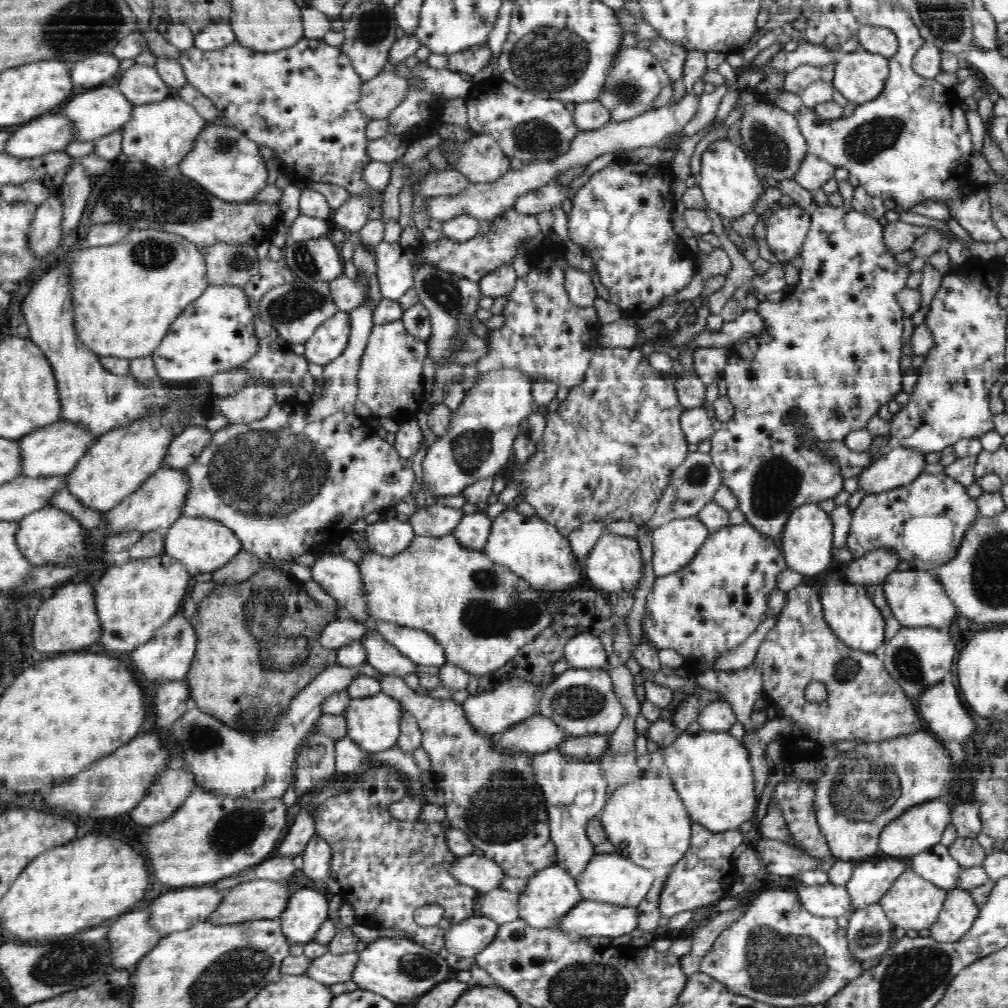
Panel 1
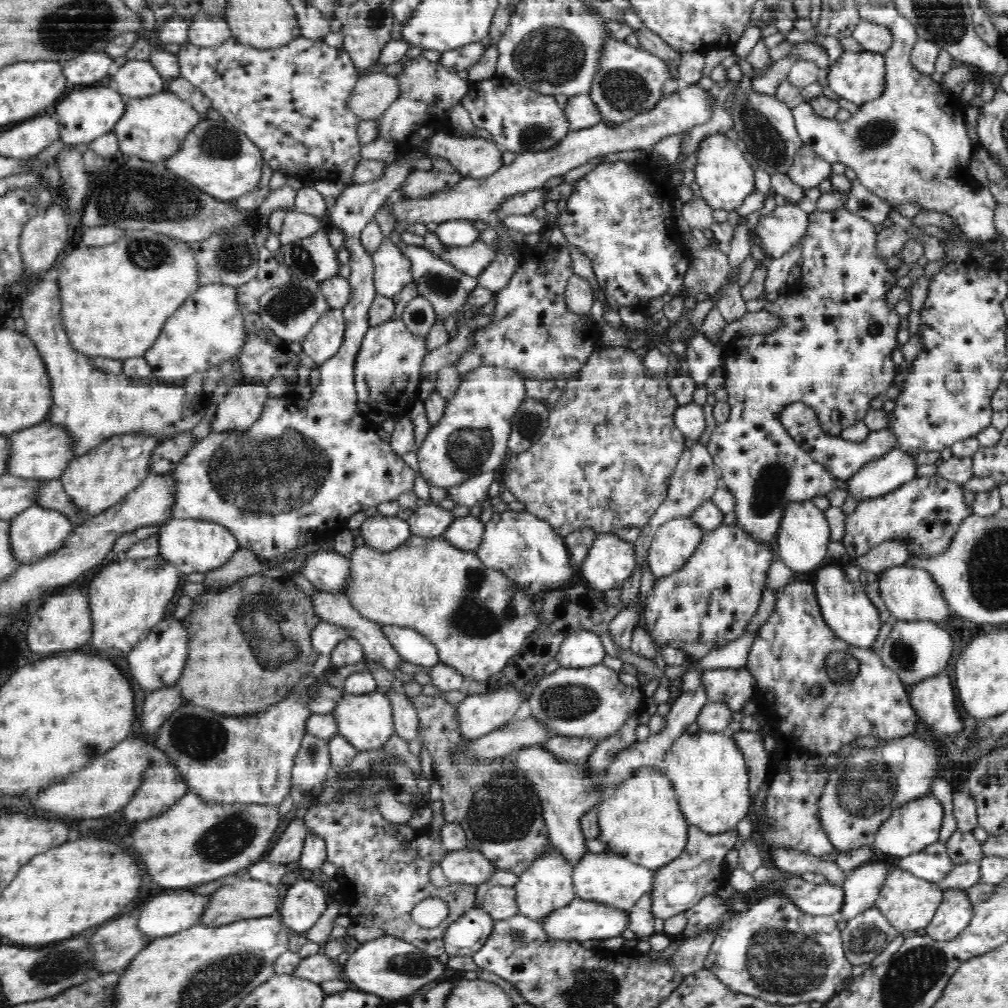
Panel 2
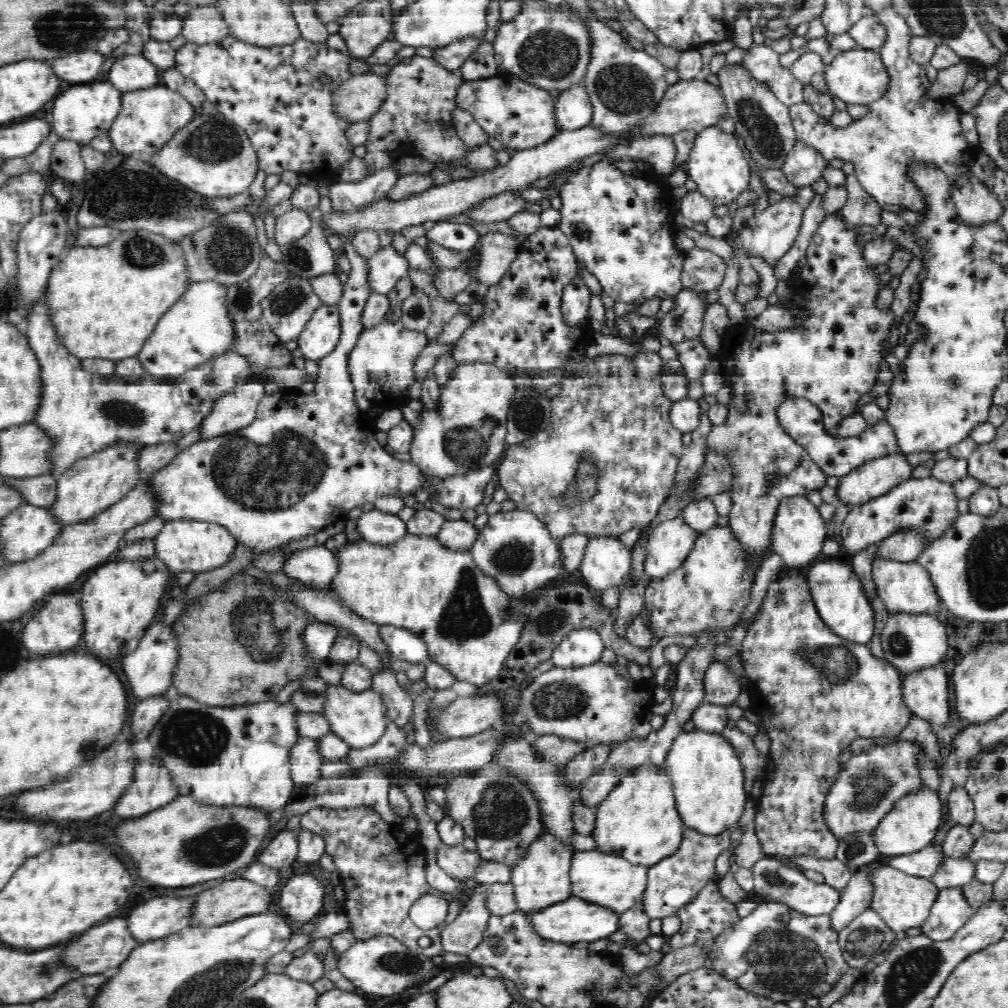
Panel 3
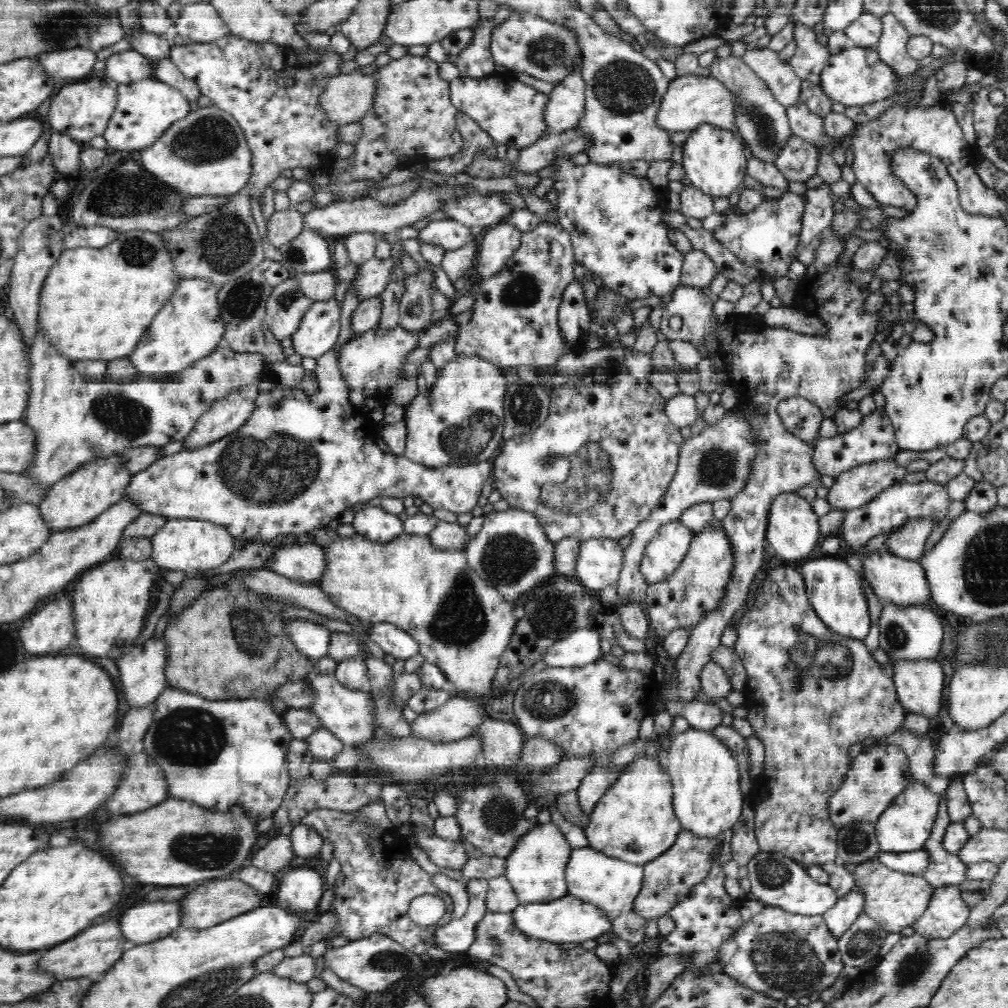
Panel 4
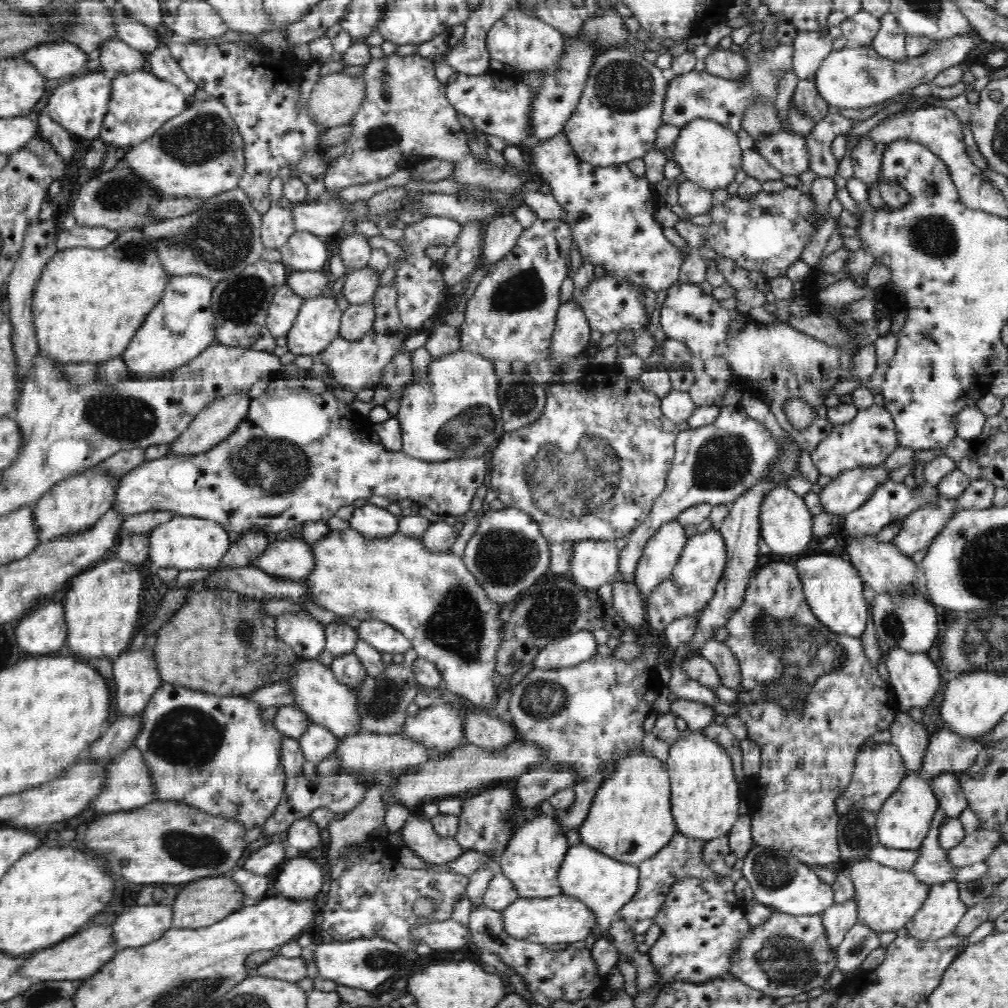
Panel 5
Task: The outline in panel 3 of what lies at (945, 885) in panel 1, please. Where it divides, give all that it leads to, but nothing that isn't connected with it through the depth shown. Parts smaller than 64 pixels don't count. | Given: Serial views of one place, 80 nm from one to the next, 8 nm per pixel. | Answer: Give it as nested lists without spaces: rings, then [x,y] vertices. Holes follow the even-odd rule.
[[[931,844],[912,854],[903,854],[901,857],[888,855],[886,860],[888,860],[887,865],[896,870],[928,879],[937,872],[943,858],[943,848],[937,844]]]

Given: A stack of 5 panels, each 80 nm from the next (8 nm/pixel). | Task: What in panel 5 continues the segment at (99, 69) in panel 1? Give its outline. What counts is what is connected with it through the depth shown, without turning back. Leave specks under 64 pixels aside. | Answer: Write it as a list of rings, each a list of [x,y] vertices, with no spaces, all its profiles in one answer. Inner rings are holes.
[[[69,41],[61,44],[40,44],[17,56],[28,58],[47,80],[74,76],[84,68],[88,60],[86,51],[82,52],[81,47],[74,46]]]

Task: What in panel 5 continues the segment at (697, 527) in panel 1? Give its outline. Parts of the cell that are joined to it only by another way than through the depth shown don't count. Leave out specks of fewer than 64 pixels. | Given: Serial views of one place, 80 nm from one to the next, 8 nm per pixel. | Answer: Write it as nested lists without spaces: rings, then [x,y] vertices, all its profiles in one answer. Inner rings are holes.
[[[677,520],[667,522],[653,534],[646,543],[636,570],[636,588],[643,597],[652,594],[662,581],[670,578],[688,540],[684,525]]]

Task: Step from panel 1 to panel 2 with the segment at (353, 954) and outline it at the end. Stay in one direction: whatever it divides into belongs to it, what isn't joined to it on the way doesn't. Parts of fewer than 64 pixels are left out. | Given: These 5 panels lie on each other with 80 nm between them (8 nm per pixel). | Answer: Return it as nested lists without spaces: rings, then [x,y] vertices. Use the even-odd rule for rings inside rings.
[[[317,953],[301,958],[293,970],[293,975],[321,984],[324,981],[333,981],[334,979],[345,980],[344,968],[345,965],[339,964],[337,960]]]

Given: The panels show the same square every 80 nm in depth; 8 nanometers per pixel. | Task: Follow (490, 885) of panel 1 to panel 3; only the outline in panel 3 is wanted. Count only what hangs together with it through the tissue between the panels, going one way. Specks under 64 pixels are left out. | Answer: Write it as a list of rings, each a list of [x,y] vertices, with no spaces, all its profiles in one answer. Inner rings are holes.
[[[444,843],[439,846],[436,858],[440,868],[460,881],[463,878],[472,878],[475,868],[482,860],[478,852],[466,850],[462,844],[450,846]]]

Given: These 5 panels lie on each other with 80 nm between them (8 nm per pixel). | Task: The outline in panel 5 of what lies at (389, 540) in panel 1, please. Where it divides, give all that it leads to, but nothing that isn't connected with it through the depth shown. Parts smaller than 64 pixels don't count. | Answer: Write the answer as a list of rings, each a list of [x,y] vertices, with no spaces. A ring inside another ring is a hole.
[[[366,503],[357,509],[347,520],[349,526],[369,539],[392,537],[397,533],[398,518],[388,509]]]

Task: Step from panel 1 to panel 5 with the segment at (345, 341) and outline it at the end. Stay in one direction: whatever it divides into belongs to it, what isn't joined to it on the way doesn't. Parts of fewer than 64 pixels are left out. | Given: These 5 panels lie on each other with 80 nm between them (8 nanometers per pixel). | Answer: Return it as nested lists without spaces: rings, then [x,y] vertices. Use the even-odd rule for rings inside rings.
[[[322,295],[304,299],[305,304],[294,322],[293,328],[286,334],[286,346],[292,354],[309,354],[316,358],[330,346],[333,338],[340,336],[342,310],[338,308],[335,297],[324,297]]]

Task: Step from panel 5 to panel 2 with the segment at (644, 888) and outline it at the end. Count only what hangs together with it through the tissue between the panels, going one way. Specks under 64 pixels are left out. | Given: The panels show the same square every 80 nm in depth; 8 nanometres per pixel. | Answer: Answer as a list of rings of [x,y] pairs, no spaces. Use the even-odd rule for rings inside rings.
[[[689,825],[688,841],[683,853],[670,864],[654,870],[650,899],[655,918],[666,920],[675,914],[683,913],[700,902],[703,896],[717,894],[717,888],[729,884],[731,871],[727,869],[725,858],[738,840],[740,839],[736,828],[723,833],[708,834],[694,825]]]

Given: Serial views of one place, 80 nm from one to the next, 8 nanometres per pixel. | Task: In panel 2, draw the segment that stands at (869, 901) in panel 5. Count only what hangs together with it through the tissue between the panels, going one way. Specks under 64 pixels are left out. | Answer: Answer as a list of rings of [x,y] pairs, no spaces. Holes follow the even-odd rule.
[[[894,867],[886,877],[874,909],[890,921],[898,933],[903,931],[917,931],[926,928],[932,920],[935,910],[941,904],[943,890],[934,882],[914,876],[910,871]]]

